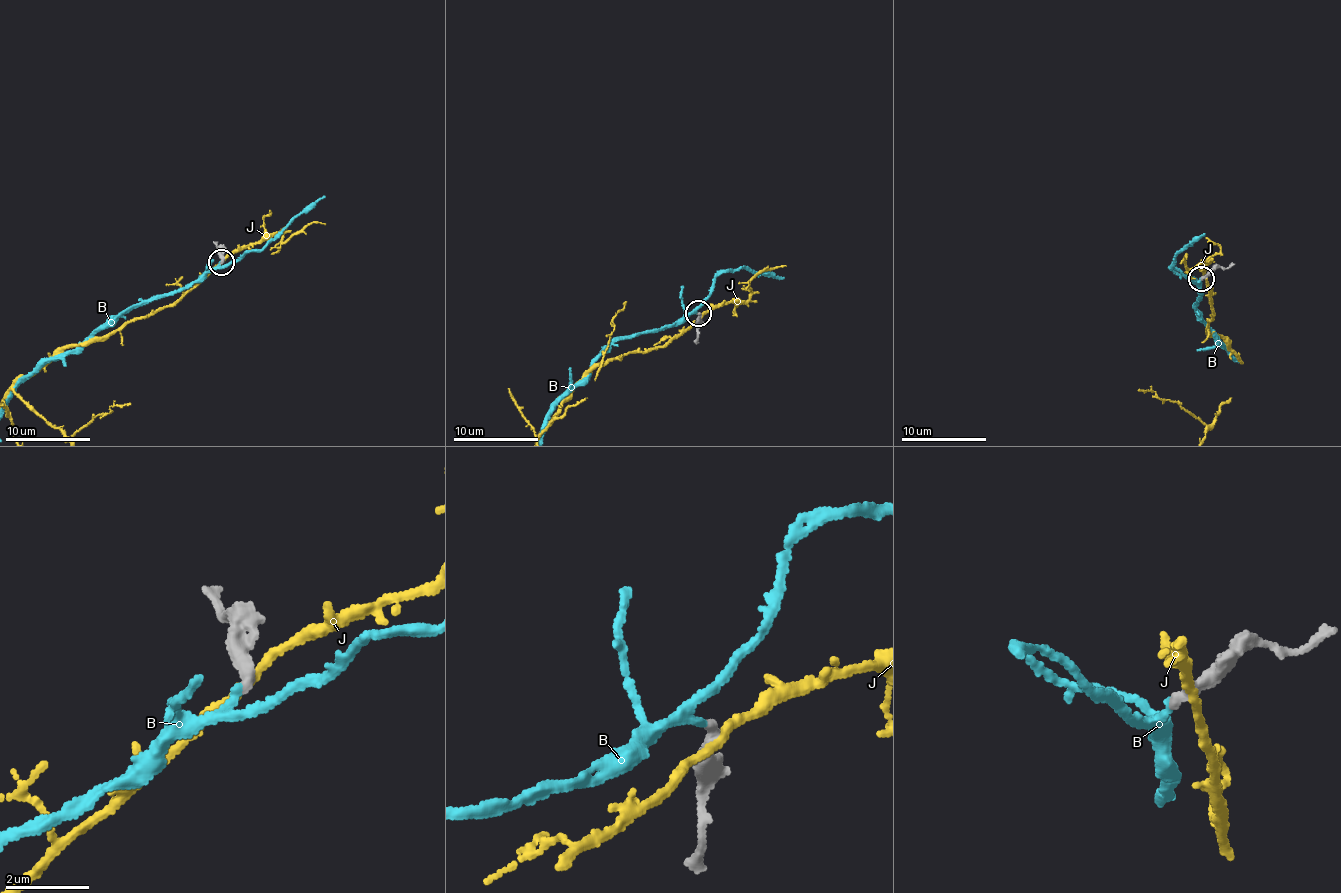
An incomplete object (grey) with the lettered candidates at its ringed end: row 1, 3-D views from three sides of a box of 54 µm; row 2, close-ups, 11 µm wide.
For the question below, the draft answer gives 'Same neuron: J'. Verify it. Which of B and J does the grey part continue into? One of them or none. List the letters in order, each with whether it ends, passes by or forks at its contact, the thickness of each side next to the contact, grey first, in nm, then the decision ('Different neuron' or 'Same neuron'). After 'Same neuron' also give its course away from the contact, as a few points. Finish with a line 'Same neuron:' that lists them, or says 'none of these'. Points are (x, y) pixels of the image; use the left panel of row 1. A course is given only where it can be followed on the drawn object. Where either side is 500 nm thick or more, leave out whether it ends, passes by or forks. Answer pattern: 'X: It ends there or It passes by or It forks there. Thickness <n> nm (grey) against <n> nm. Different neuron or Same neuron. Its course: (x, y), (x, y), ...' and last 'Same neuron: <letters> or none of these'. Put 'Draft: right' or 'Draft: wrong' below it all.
B: It passes by. Thickness 280 nm (grey) against 120 nm. Same neuron. Its course: (220, 262), (184, 288), (125, 310), (31, 374), (7, 399)
J: It passes by. Thickness 400 nm (grey) against 200 nm. Different neuron
Same neuron: B
Draft: wrong

